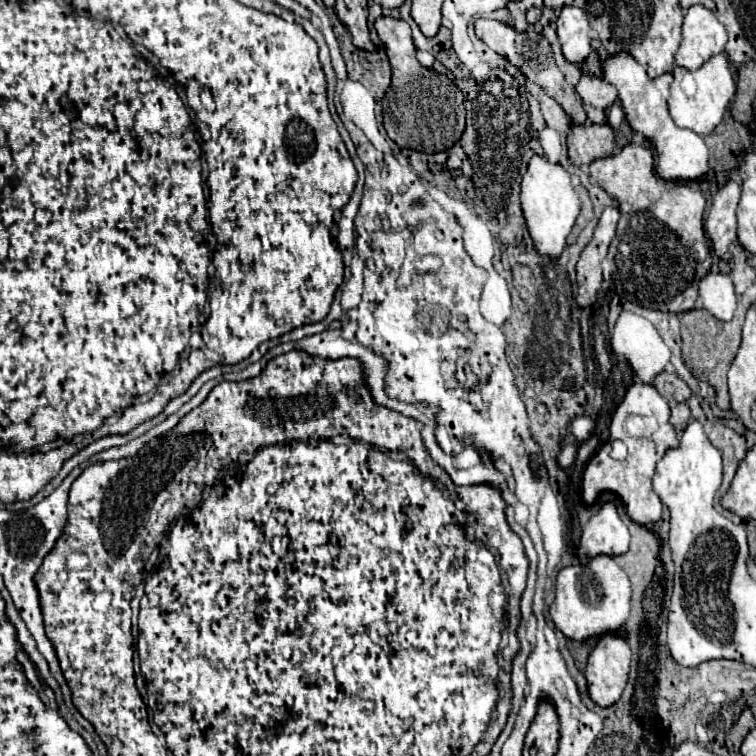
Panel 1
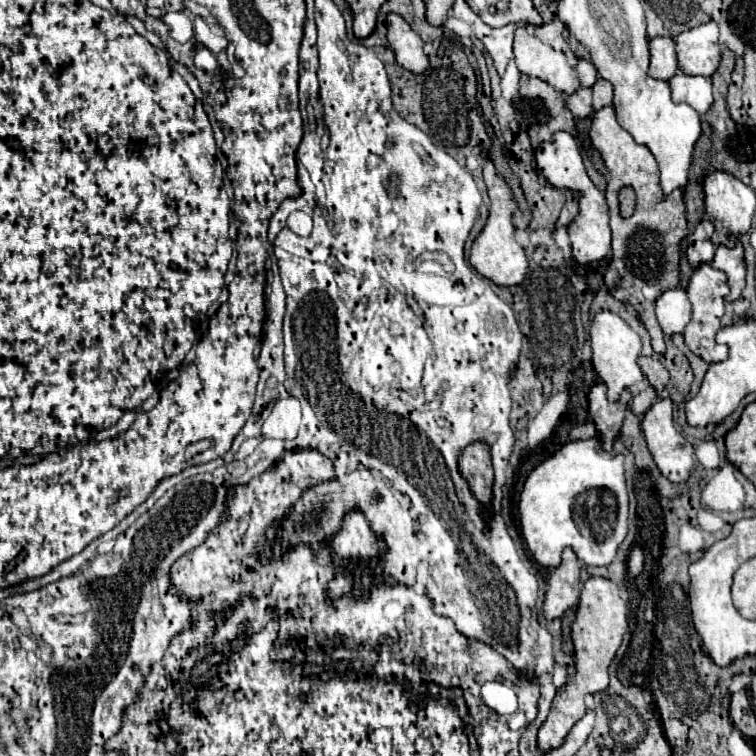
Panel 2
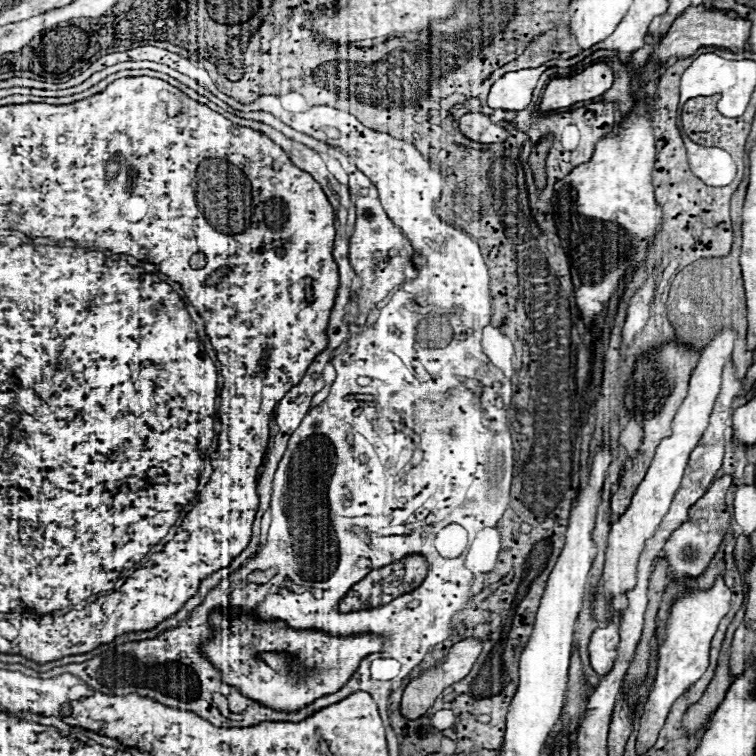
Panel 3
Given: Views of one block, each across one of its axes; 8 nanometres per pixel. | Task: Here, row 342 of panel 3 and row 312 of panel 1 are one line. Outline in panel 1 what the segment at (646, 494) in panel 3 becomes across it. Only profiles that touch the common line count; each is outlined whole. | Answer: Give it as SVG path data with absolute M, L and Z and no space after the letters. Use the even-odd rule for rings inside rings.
M706 274L700 282L700 300L704 310L708 310L714 318L728 322L736 310L736 294L734 282L728 274Z

